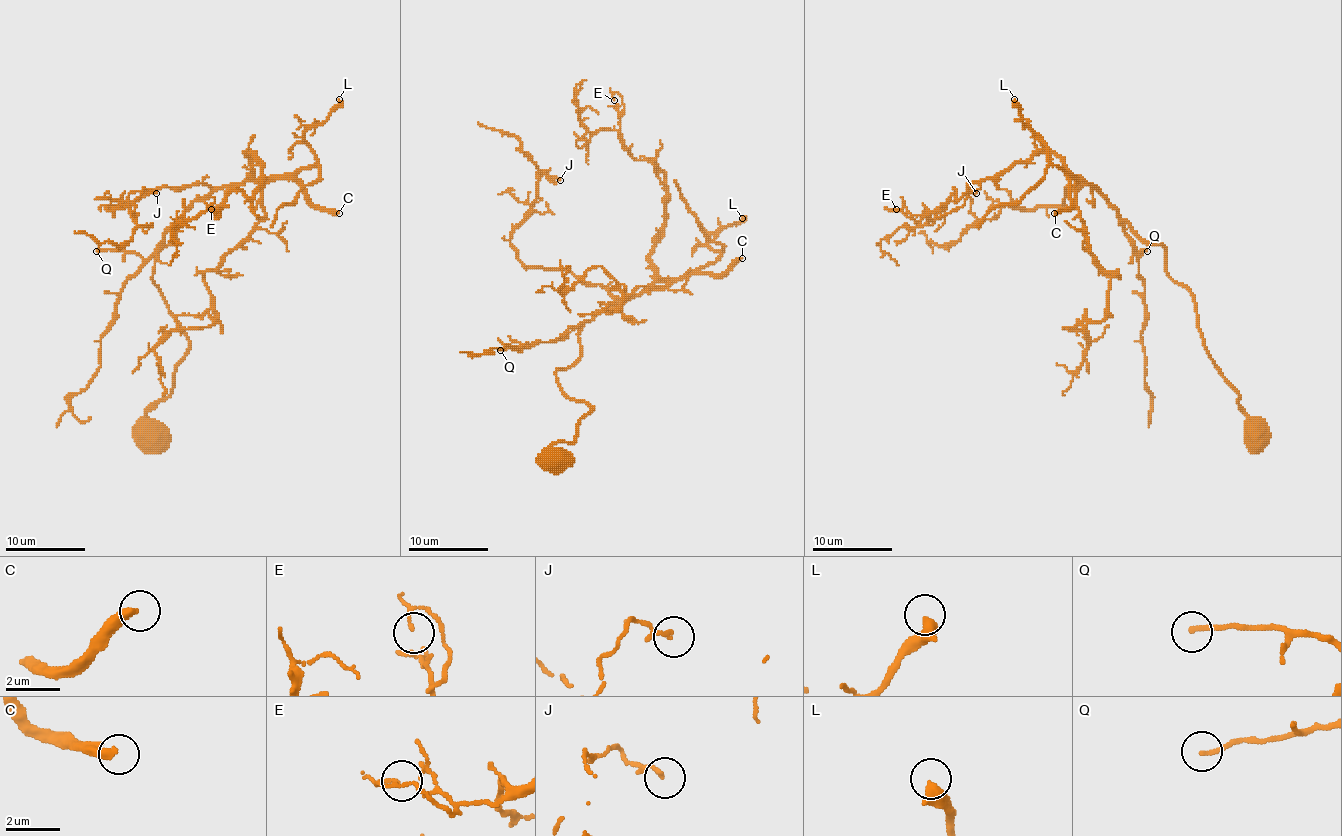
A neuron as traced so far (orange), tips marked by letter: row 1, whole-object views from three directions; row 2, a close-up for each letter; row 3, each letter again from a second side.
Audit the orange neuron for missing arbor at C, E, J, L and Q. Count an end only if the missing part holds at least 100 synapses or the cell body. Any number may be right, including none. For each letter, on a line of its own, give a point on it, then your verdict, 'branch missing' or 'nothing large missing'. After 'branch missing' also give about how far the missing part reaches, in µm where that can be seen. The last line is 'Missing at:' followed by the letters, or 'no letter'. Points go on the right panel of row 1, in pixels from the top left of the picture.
C: at (1054, 213); branch missing; about 140 µm are missing
E: at (896, 209); nothing large missing
J: at (976, 193); nothing large missing
L: at (1014, 99); nothing large missing
Q: at (1147, 251); nothing large missing
Missing at: C

